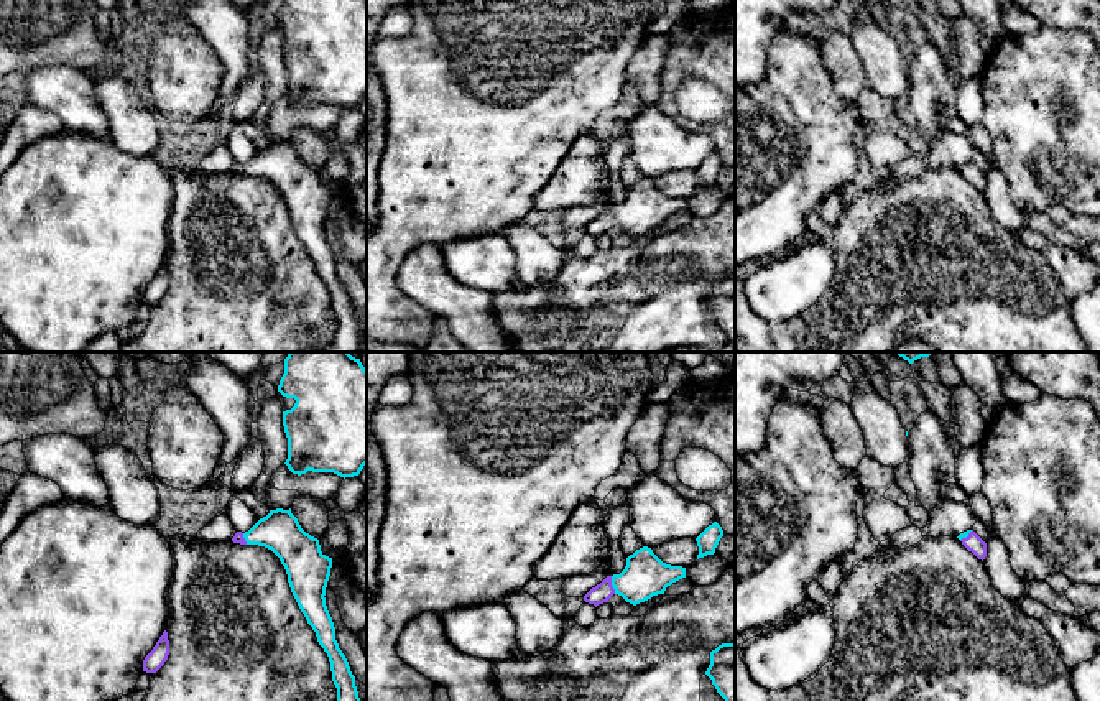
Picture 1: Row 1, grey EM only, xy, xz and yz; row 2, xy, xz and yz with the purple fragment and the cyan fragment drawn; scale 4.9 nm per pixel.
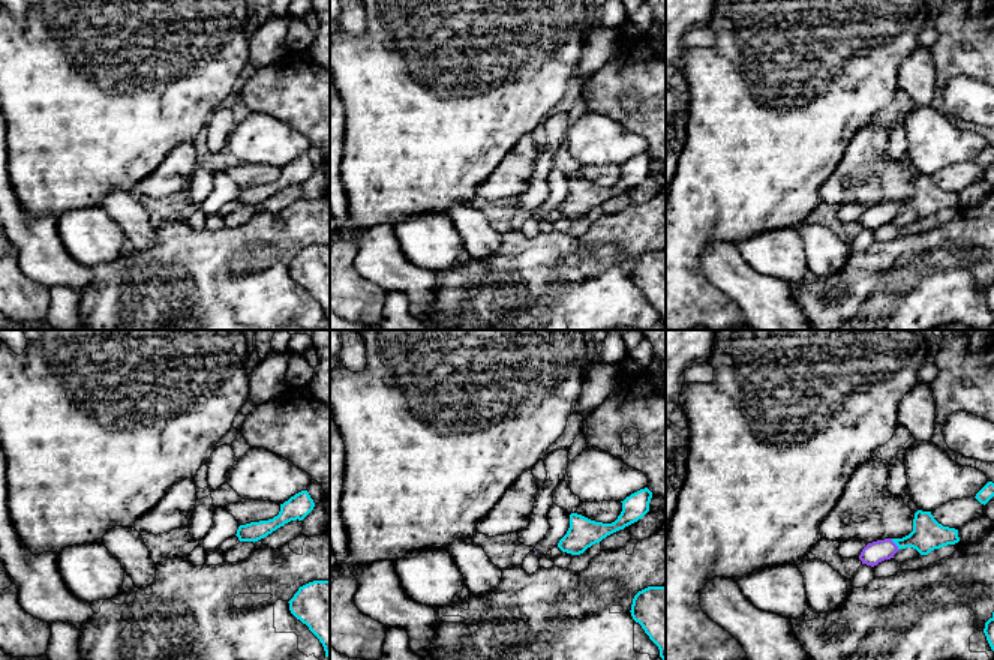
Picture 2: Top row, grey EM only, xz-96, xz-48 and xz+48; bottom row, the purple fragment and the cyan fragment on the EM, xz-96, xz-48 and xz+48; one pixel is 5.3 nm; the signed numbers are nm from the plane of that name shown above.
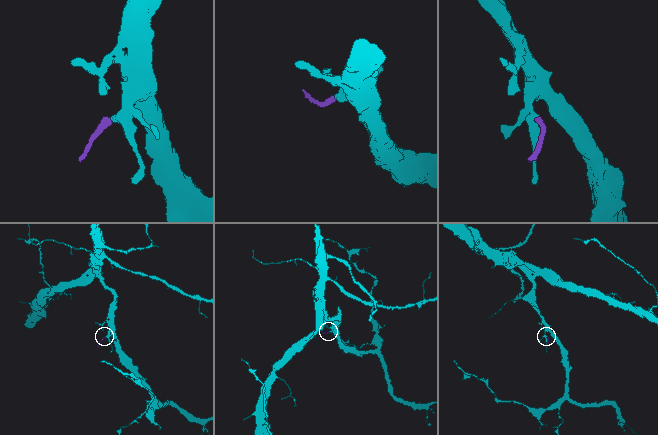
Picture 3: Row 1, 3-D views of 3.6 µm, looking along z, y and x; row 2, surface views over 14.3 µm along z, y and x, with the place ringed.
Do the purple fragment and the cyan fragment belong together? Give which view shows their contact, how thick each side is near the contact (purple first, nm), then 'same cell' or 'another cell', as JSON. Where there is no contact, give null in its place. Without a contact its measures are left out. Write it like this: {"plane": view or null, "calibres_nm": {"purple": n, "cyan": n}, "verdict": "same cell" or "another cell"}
{"plane": "xz", "calibres_nm": {"purple": 90, "cyan": 220}, "verdict": "same cell"}

